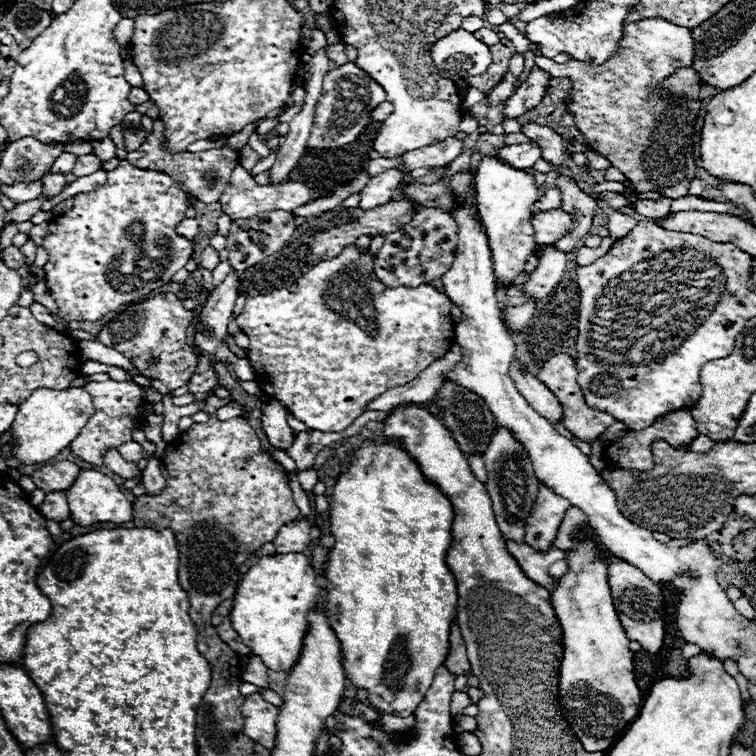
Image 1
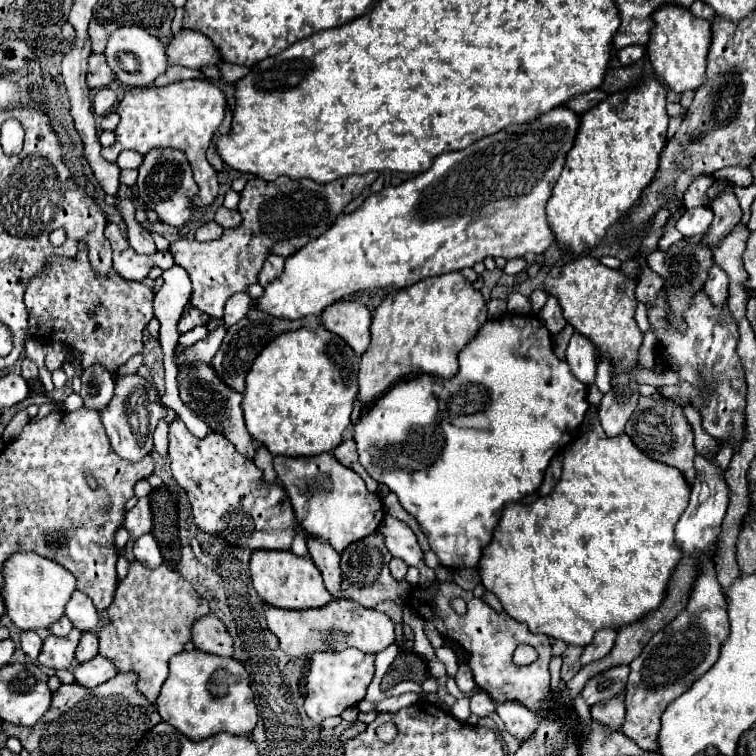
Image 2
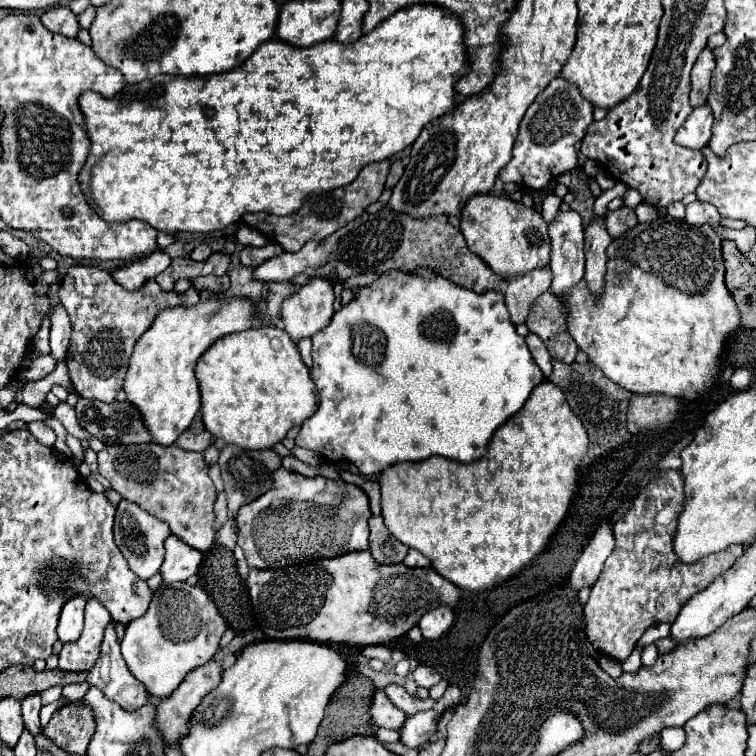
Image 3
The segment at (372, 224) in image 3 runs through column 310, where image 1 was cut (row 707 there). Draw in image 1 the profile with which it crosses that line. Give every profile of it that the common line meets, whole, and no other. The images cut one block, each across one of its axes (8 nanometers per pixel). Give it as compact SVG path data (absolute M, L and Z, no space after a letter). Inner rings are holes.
M260 692L250 694L244 700L242 706L244 712L244 734L262 744L264 748L272 750L274 742L276 742L276 716L278 716L278 708L268 704Z

